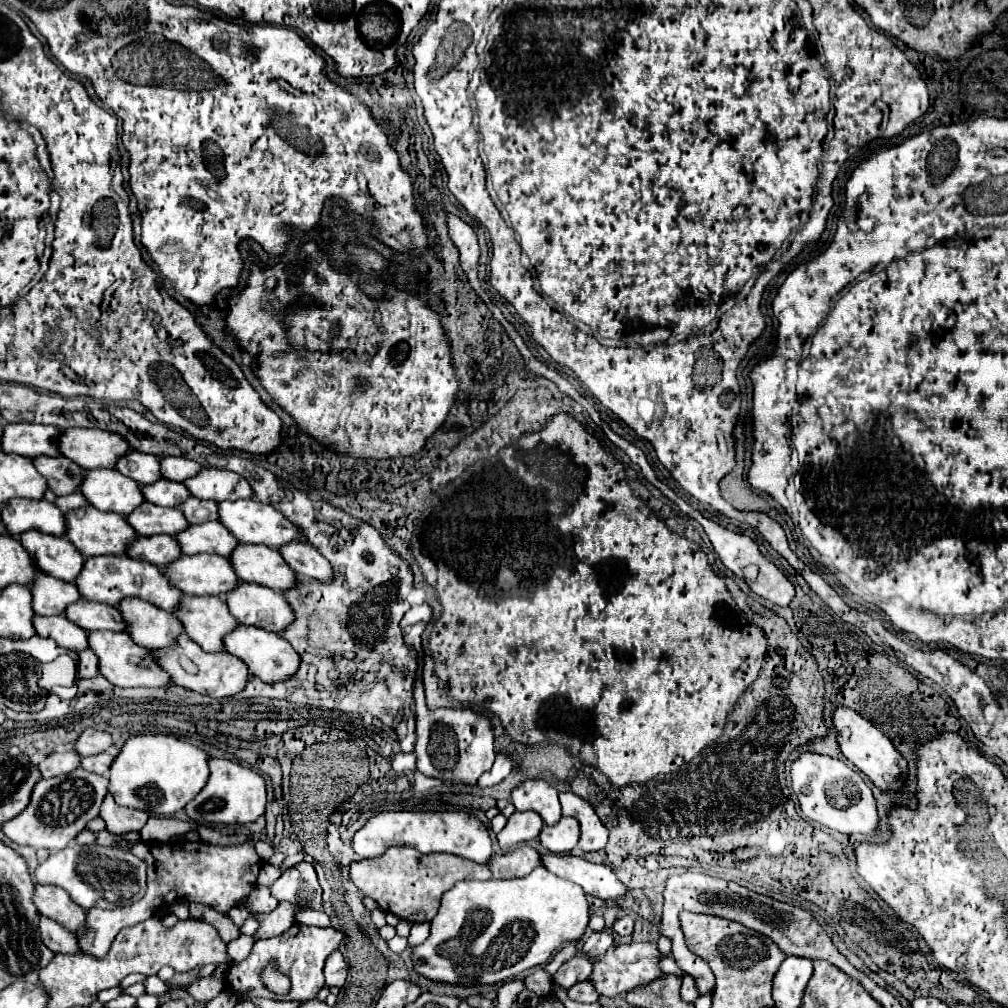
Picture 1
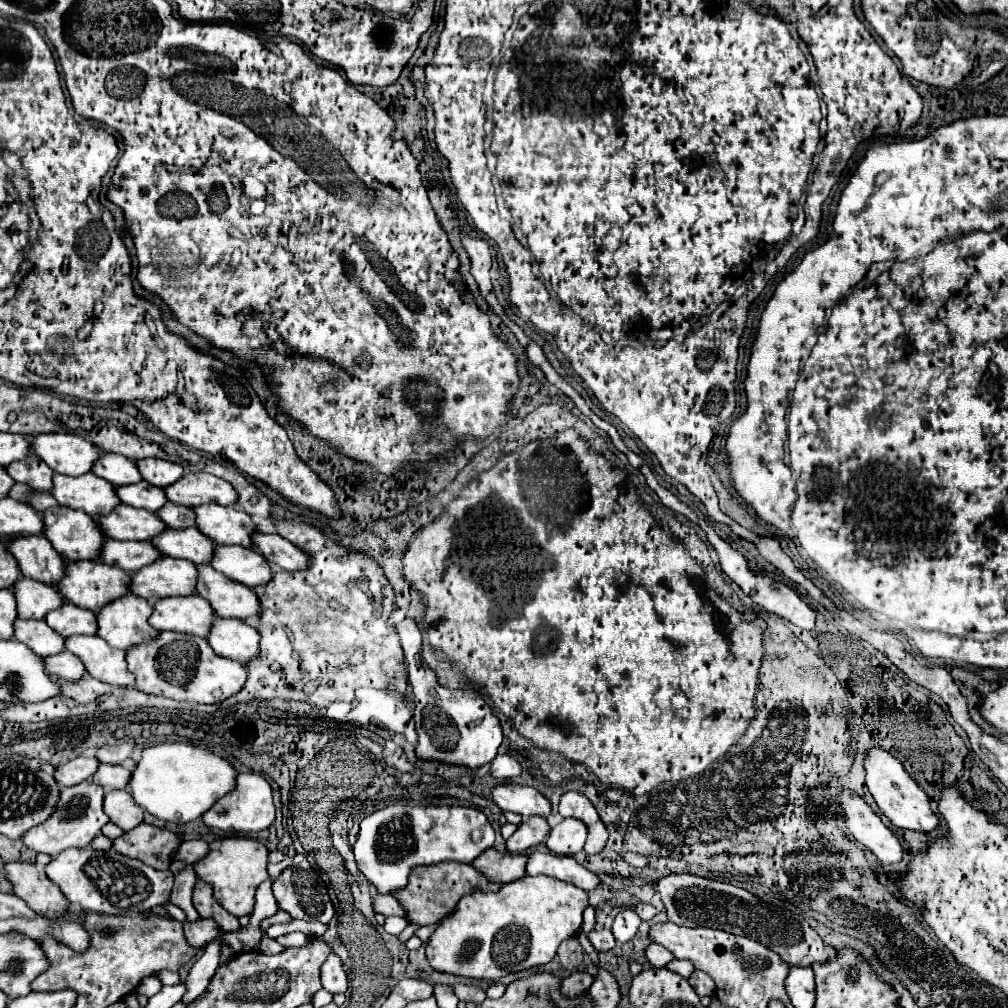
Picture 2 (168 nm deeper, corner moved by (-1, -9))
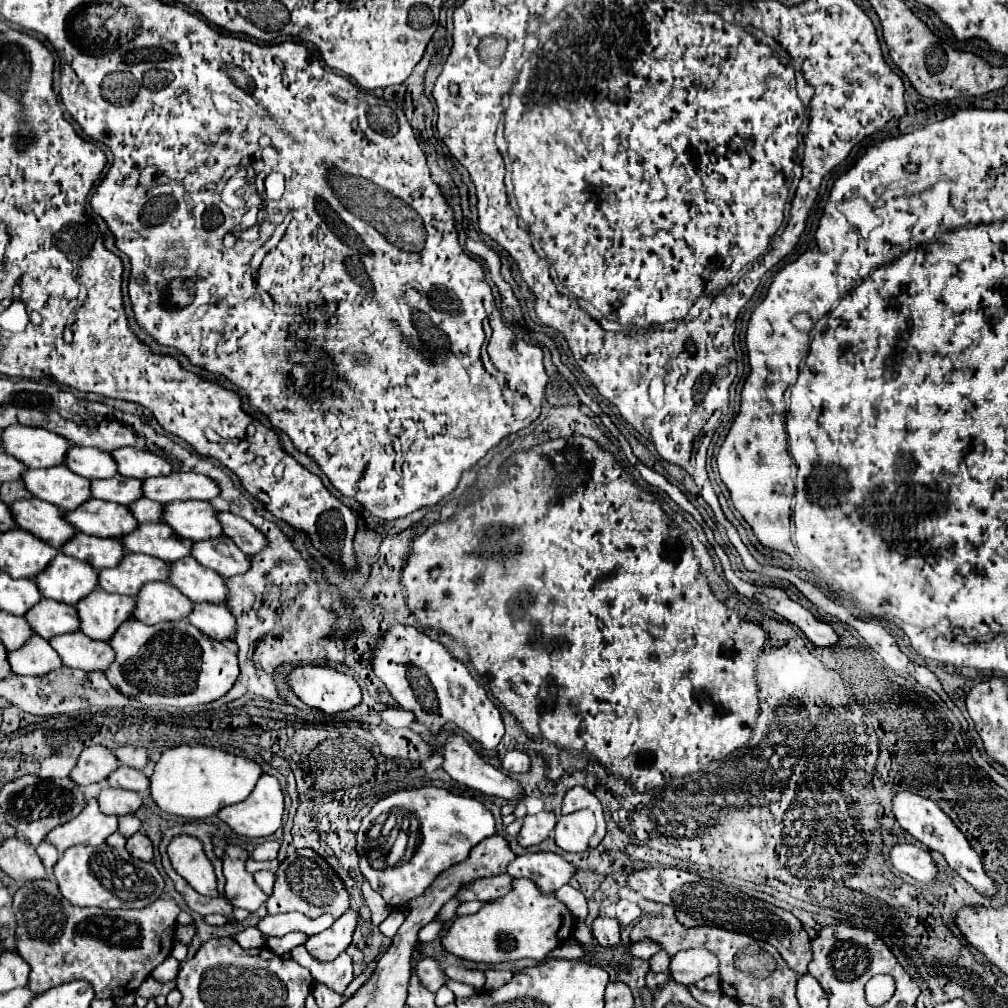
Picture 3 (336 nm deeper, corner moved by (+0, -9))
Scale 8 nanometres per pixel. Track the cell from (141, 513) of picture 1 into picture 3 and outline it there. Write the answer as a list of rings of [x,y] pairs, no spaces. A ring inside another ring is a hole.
[[[101,499],[83,503],[79,511],[63,511],[63,519],[67,519],[77,531],[95,537],[121,537],[137,529],[137,521],[127,507]]]

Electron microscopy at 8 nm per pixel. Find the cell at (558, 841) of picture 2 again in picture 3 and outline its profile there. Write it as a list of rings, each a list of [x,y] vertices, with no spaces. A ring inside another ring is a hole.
[[[575,811],[571,815],[563,815],[555,827],[555,841],[563,851],[581,853],[589,847],[589,837],[595,831],[595,817],[591,811]]]

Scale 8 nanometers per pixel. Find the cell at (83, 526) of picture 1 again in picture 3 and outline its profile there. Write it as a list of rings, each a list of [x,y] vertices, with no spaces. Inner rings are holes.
[[[19,499],[9,507],[15,523],[21,529],[37,535],[55,549],[67,543],[75,533],[75,529],[61,517],[61,509],[51,503],[43,503],[41,499]]]

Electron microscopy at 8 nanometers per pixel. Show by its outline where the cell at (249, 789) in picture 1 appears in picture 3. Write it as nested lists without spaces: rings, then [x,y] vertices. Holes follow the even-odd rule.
[[[263,775],[249,799],[223,807],[217,817],[225,821],[237,835],[269,837],[281,827],[283,791],[273,775]]]

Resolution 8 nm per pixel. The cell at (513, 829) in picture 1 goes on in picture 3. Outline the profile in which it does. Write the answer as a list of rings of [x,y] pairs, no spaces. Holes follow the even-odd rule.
[[[551,811],[525,815],[517,841],[521,847],[535,847],[541,841],[545,841],[553,829],[555,829],[555,815]]]

